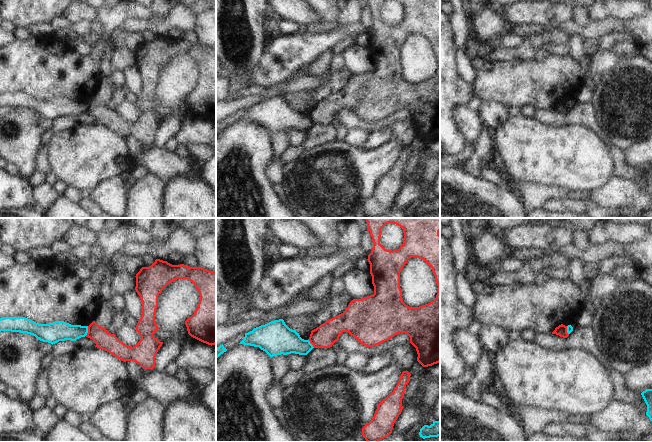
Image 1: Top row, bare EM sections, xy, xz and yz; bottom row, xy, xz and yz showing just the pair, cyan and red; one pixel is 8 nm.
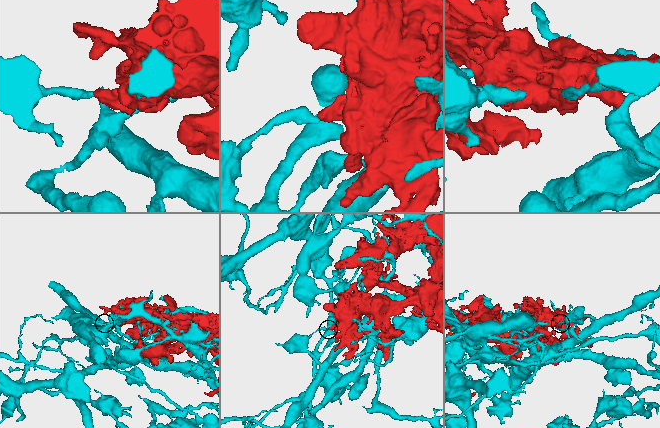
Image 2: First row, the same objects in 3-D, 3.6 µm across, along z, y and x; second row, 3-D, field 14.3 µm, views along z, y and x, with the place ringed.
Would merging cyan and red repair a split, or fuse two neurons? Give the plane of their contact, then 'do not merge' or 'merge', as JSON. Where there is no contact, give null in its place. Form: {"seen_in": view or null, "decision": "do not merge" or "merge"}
{"seen_in": "xy", "decision": "do not merge"}

